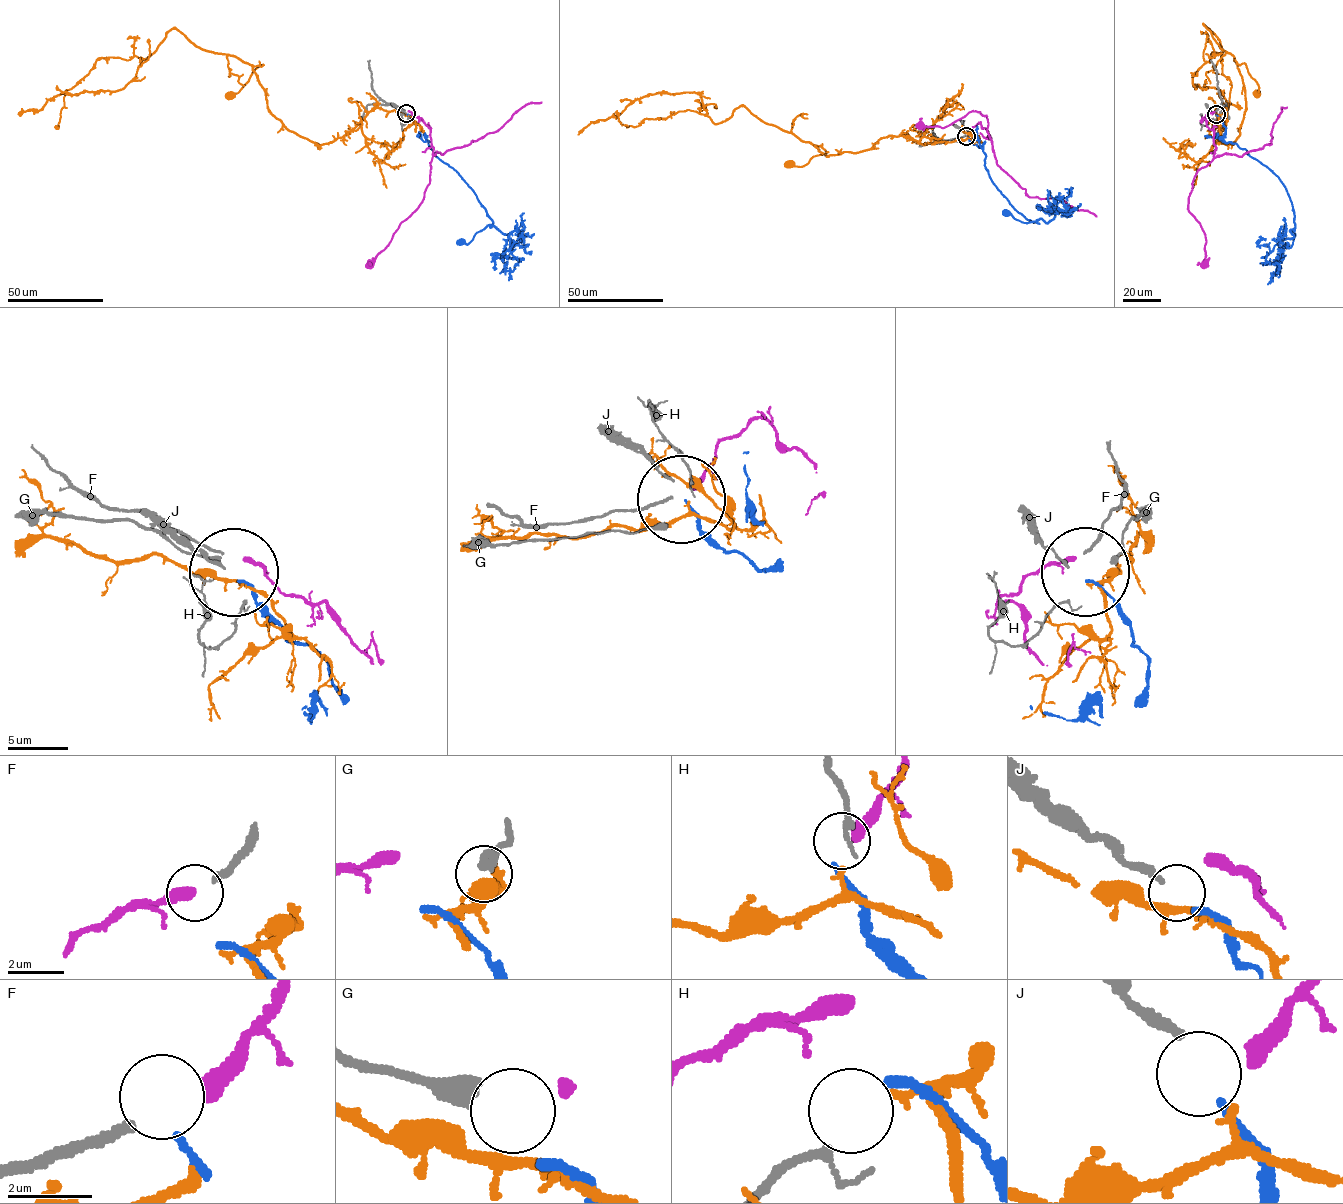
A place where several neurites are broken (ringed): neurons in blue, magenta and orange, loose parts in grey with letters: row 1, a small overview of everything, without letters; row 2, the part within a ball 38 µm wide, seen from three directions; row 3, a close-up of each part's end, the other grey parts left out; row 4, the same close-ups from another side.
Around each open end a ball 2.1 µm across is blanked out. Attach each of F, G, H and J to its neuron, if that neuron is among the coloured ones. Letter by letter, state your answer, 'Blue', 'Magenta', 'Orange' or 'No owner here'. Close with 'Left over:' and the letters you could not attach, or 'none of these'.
F: Magenta
G: No owner here
H: Orange
J: Blue
Left over: G

